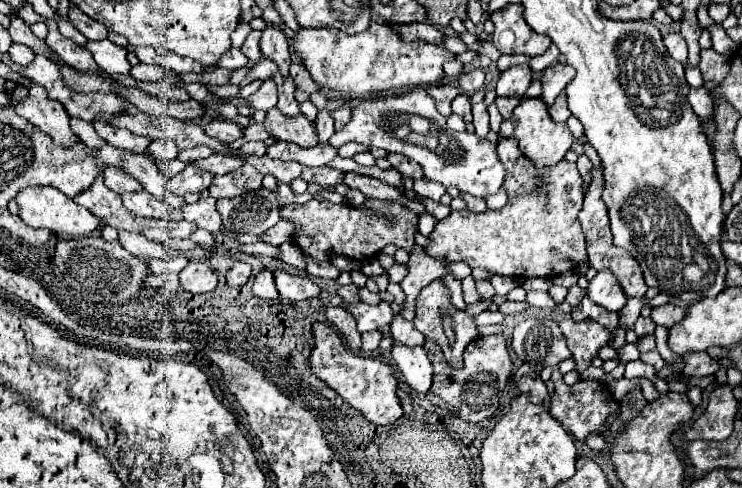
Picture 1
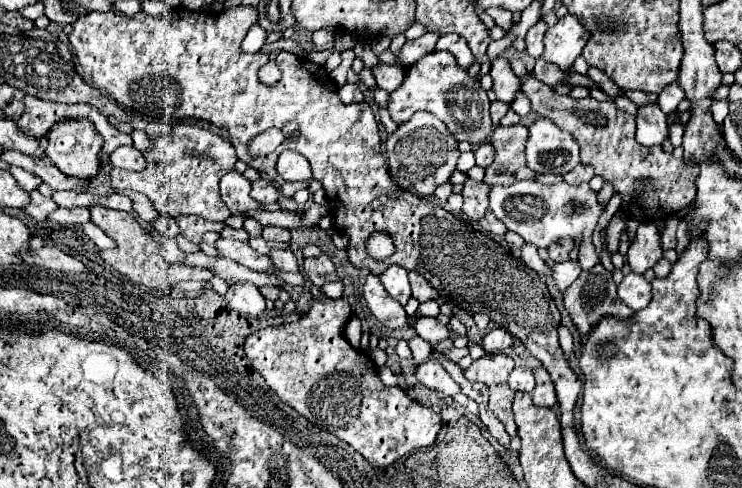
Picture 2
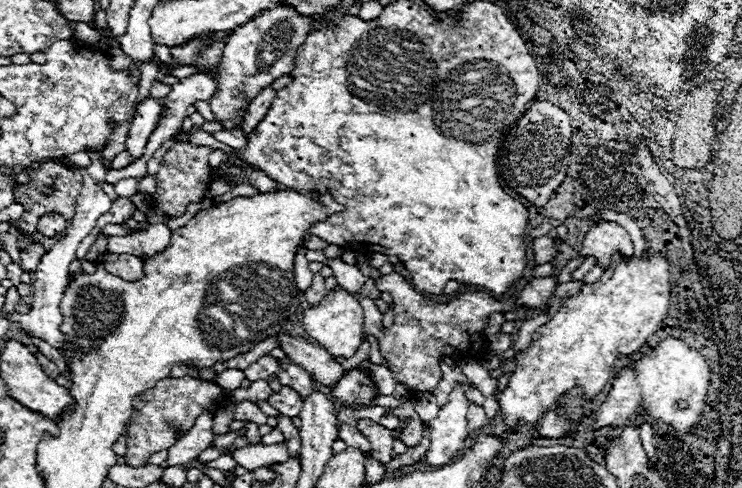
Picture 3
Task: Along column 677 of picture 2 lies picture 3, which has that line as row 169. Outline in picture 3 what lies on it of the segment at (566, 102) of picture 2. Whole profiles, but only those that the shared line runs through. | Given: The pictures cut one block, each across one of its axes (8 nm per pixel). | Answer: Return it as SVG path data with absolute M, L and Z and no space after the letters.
M172 146L164 154L164 160L160 164L160 170L154 174L156 182L156 194L154 194L154 206L160 208L166 216L184 216L190 202L200 202L206 198L208 186L212 182L212 168L208 164L208 154L212 148L208 146Z

